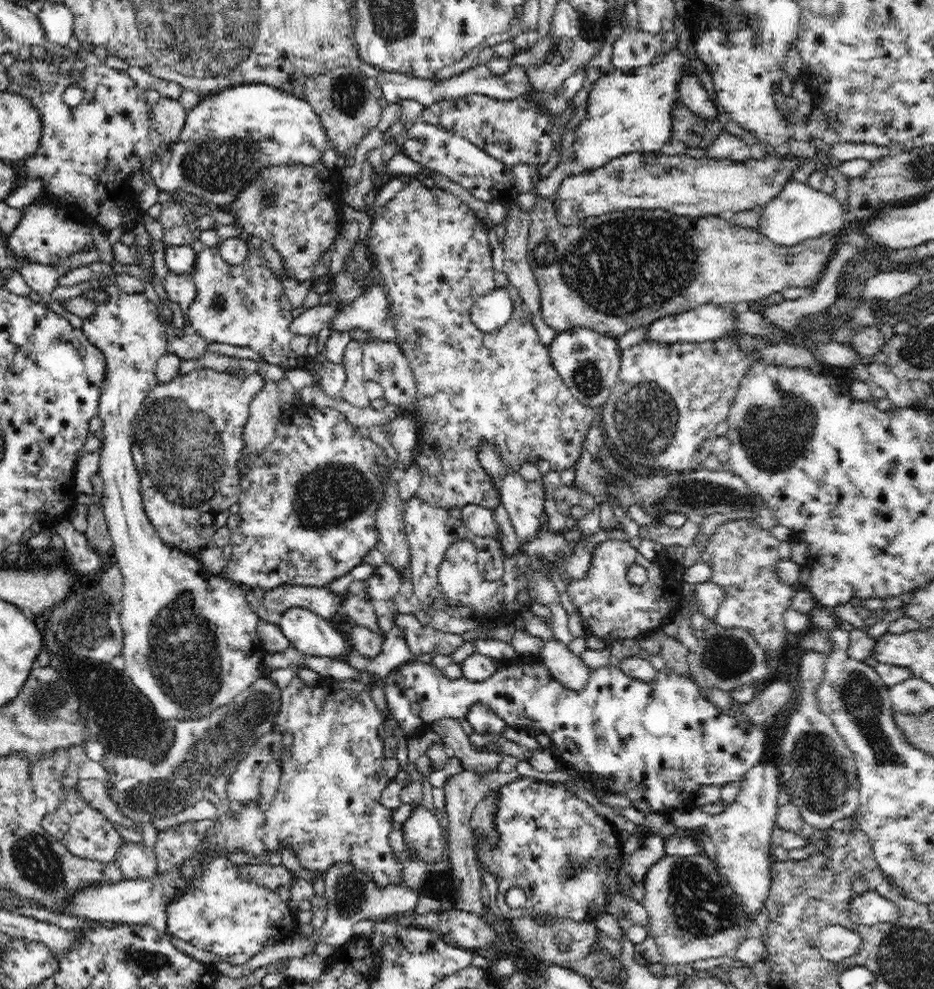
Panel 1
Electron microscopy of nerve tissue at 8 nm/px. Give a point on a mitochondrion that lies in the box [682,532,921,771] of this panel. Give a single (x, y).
(729, 657)

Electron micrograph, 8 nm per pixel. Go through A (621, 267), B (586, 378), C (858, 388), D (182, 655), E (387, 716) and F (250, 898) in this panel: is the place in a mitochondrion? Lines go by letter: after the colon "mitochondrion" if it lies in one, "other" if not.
A: mitochondrion
B: mitochondrion
C: other
D: mitochondrion
E: other
F: other

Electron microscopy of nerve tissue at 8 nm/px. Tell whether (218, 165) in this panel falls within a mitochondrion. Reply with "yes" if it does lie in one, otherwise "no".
yes

